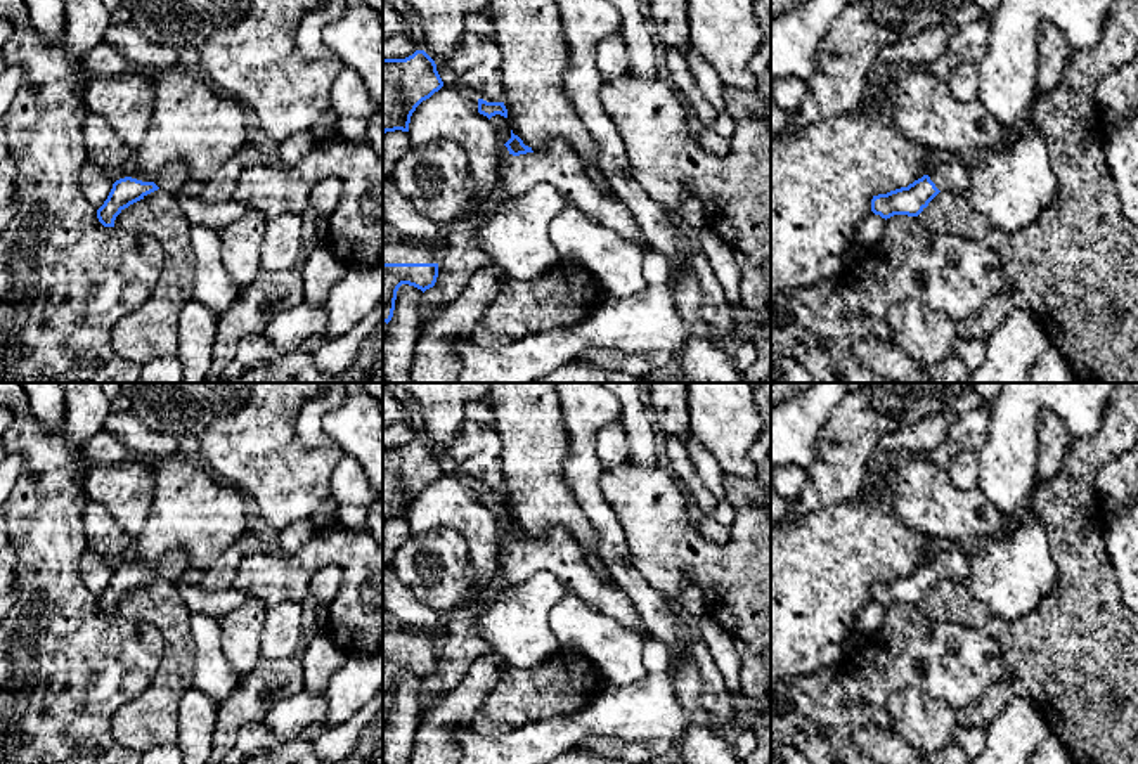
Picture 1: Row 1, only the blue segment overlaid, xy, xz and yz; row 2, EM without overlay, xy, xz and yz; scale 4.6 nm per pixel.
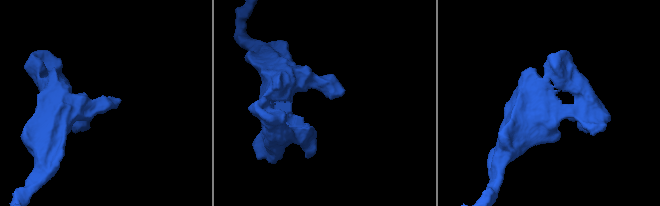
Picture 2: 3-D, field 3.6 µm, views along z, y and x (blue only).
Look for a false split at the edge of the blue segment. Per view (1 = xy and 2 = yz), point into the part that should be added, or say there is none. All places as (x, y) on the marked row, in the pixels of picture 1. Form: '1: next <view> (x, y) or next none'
1: next xy (172, 177)
2: next yz (950, 174)

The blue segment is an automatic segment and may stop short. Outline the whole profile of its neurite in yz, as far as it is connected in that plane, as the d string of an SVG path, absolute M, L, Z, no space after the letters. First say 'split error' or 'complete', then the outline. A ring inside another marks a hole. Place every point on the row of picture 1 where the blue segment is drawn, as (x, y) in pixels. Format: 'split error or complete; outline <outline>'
split error; outline M942 154L932 170L908 187L873 196L871 211L882 218L918 217L939 192L965 196L968 168L961 156Z

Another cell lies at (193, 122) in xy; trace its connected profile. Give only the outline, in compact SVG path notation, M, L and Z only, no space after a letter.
M175 64L159 69L152 83L154 113L144 142L133 152L137 170L156 173L171 161L182 161L192 180L206 182L248 142L248 128L253 123L249 113L236 99L211 87L194 68Z

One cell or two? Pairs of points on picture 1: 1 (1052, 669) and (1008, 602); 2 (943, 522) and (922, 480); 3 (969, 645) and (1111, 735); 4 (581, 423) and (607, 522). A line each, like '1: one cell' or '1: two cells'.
1: two cells
2: one cell
3: two cells
4: one cell

